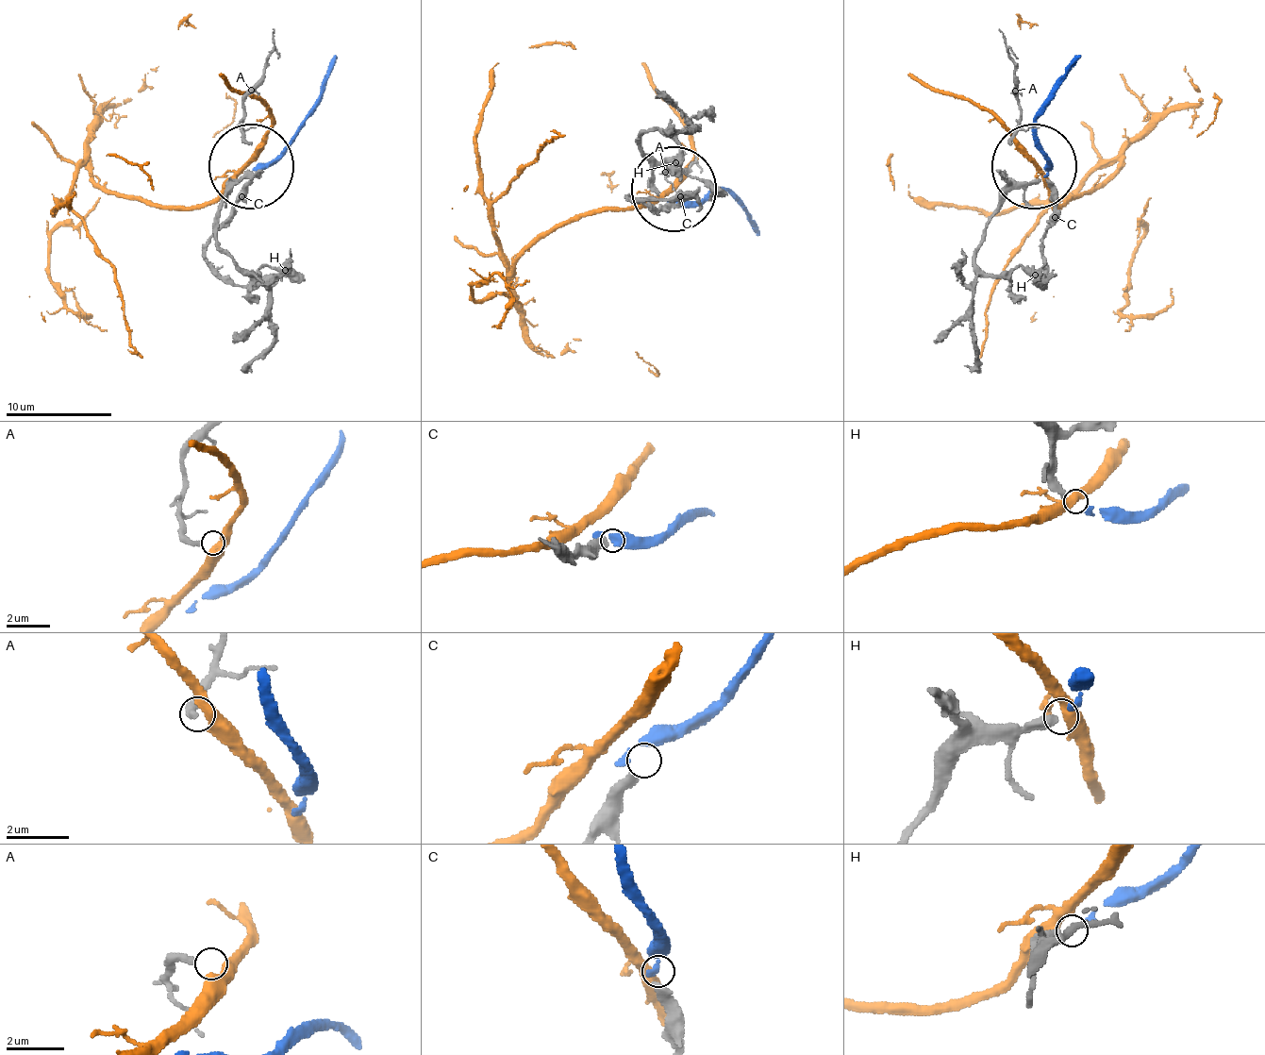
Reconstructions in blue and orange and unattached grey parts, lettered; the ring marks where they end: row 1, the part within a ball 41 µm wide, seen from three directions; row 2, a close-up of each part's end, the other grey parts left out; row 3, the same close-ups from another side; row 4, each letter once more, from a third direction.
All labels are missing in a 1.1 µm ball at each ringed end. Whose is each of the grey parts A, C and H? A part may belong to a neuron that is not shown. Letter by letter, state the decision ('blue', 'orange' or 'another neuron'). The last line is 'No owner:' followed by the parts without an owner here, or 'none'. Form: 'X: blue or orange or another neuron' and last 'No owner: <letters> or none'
A: orange
C: another neuron
H: blue
No owner: C

